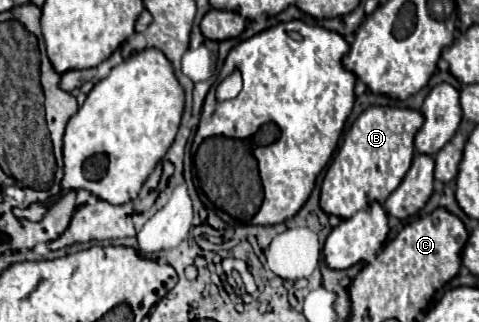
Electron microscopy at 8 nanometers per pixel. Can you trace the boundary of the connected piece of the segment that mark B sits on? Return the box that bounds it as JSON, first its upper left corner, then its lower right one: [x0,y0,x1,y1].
[321,106,423,230]

